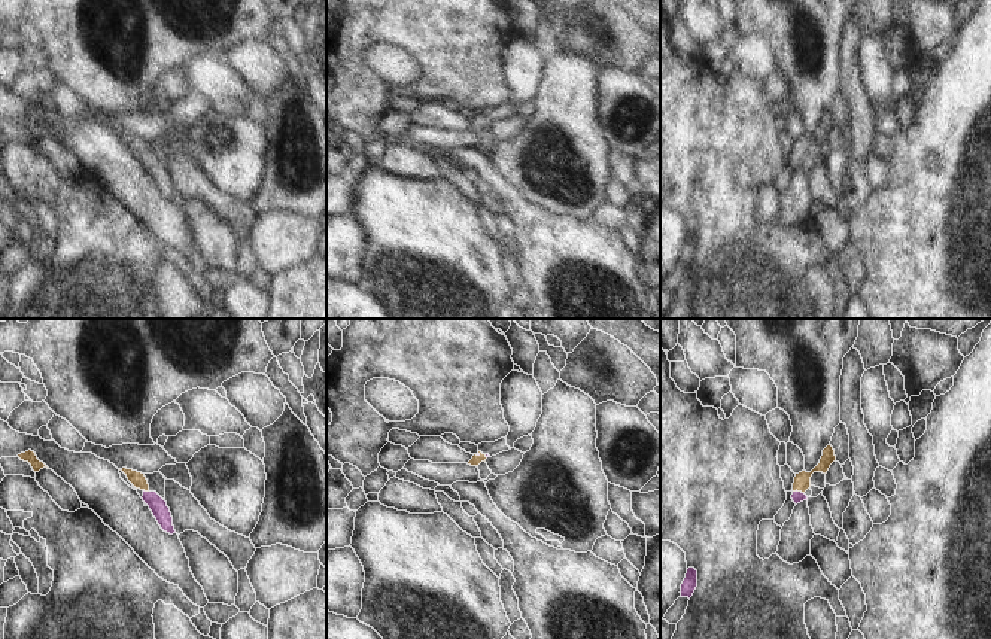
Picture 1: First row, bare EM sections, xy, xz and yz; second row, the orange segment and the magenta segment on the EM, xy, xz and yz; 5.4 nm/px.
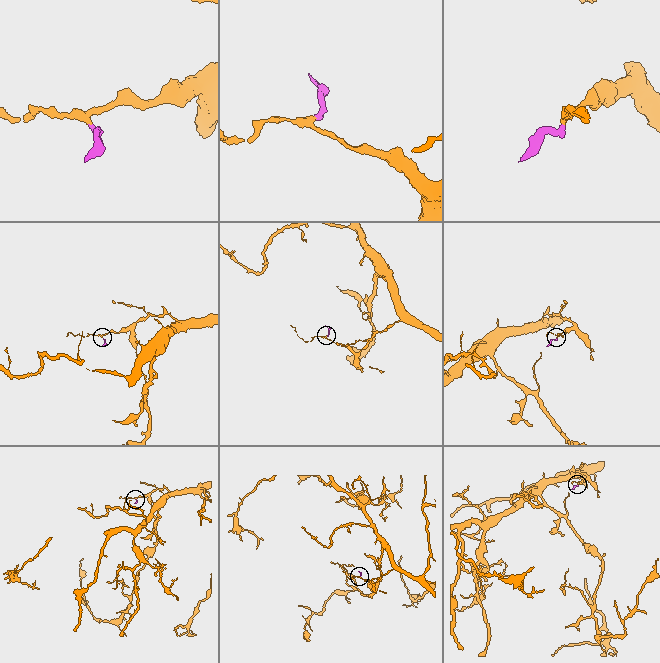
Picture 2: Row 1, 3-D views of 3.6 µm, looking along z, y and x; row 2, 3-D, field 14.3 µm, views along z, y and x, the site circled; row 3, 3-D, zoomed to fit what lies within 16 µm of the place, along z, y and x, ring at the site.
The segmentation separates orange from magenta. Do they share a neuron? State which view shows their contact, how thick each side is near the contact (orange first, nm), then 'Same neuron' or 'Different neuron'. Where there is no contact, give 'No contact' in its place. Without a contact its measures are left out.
Touches orange in yz. Thickness 100 nm (orange) against 60 nm. Same neuron

